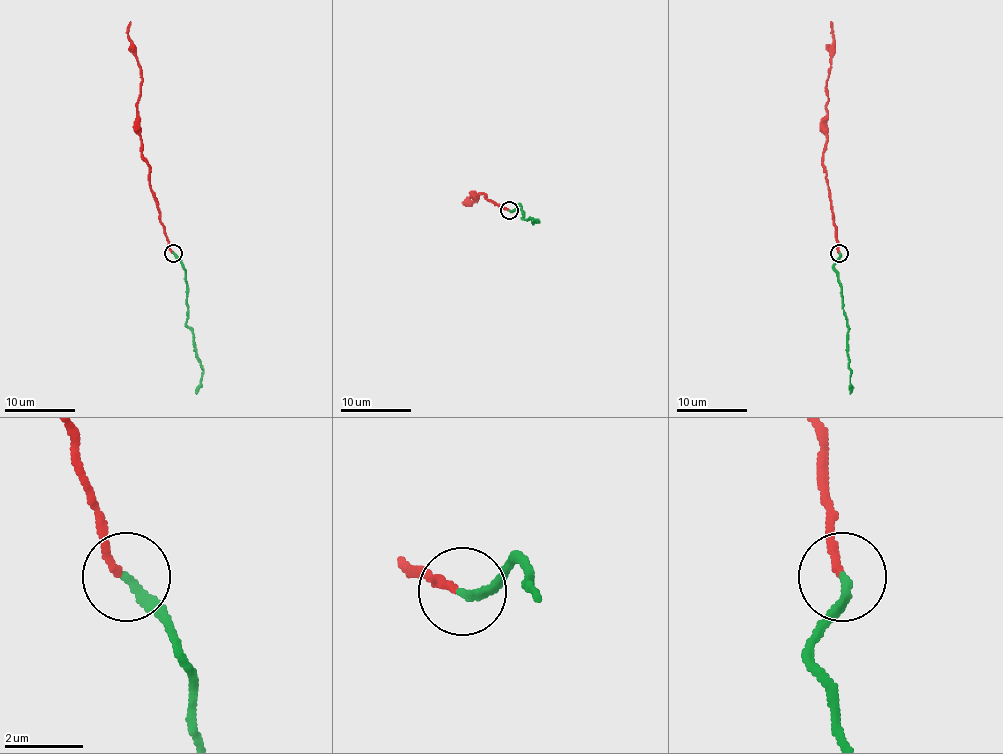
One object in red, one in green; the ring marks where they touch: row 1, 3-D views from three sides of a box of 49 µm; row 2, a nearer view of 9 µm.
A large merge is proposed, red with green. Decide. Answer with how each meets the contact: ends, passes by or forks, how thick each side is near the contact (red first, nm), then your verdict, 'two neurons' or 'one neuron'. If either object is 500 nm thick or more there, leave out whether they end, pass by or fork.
red ends | green ends | 180/240 nm | one neuron

